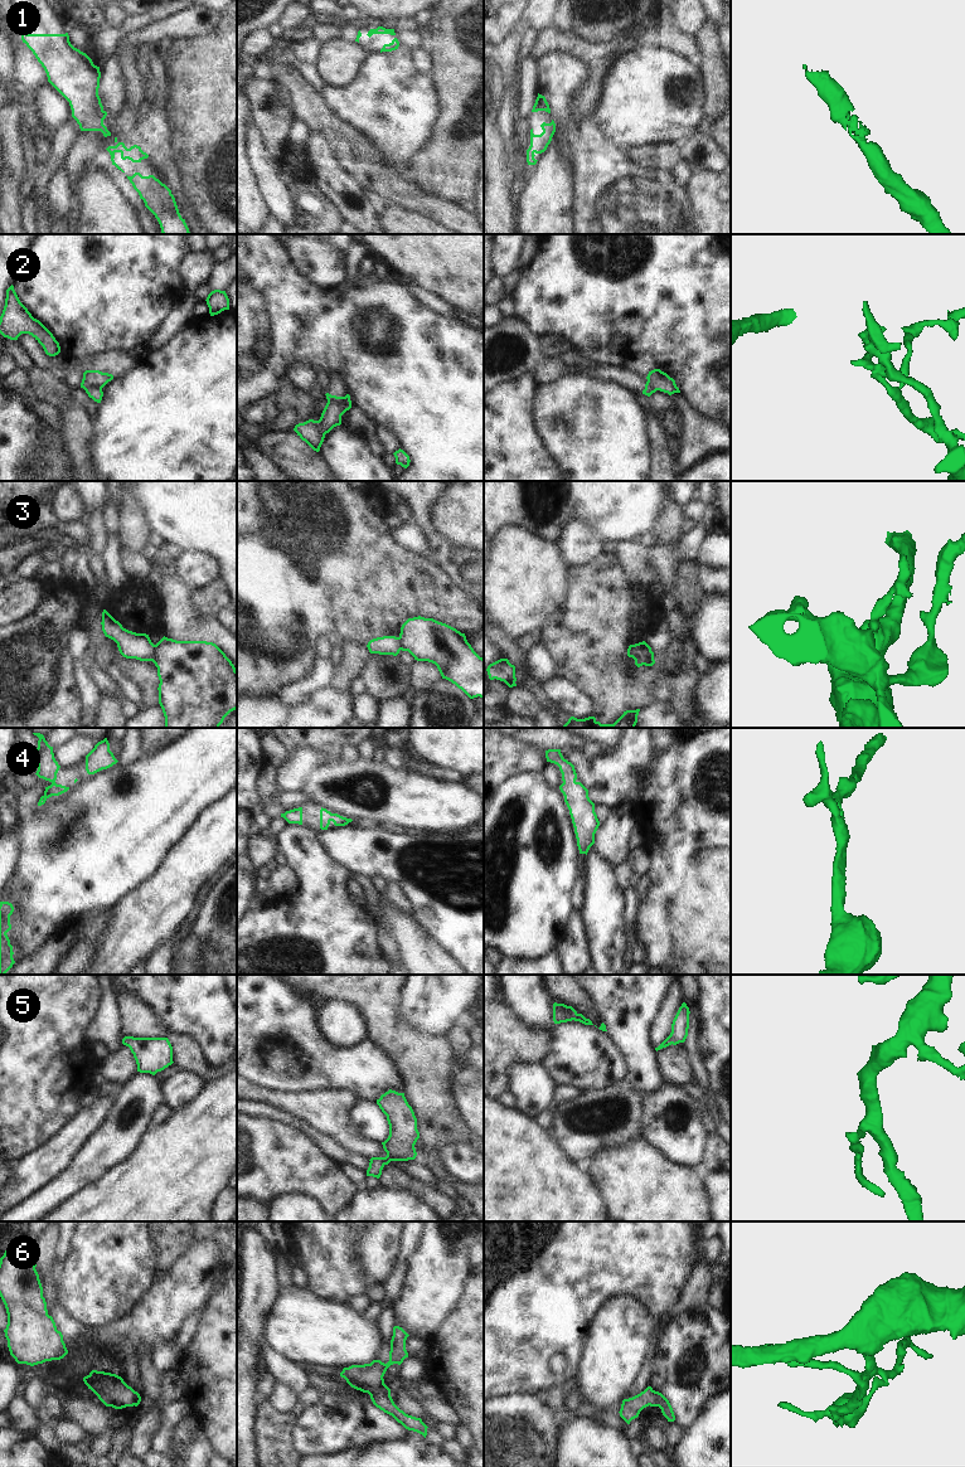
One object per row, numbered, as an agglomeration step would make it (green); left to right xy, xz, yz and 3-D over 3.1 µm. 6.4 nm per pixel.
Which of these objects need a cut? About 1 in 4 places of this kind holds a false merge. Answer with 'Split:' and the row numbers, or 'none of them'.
Split: 2, 3.

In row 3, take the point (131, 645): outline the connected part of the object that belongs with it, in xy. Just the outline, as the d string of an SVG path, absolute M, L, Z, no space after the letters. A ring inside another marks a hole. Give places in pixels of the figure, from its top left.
M106 609L102 612L102 631L117 643L120 654L126 659L152 661L155 645L149 635L136 633L122 627Z

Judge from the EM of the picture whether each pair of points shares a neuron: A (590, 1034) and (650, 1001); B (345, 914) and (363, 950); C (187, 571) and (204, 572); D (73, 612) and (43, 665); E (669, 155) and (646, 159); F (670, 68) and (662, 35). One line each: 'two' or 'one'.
A: two
B: one
C: one
D: one
E: one
F: two

